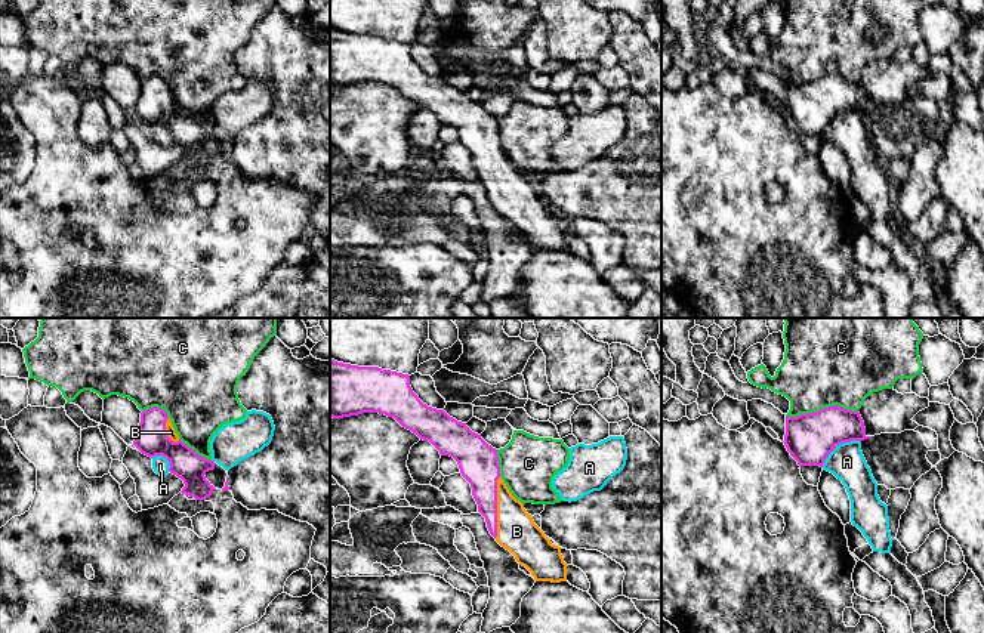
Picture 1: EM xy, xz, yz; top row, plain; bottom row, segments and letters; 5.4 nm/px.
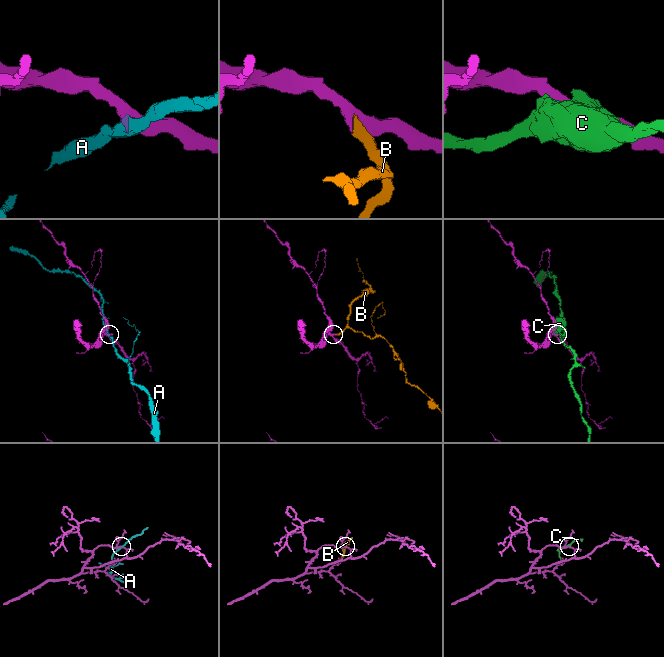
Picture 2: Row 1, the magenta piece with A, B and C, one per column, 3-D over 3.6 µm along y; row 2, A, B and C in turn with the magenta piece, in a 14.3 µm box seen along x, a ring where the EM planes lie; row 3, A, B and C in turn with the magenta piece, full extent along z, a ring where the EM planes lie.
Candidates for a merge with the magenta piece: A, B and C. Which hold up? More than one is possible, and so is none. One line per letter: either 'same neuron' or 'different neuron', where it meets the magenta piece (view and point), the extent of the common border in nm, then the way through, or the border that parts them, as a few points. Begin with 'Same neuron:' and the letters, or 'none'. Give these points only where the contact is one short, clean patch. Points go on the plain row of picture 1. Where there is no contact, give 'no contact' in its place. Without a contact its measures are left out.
Same neuron: B
A: different neuron | yz (838, 113) | 260 nm
B: same neuron | xz (496, 175) | 340 nm
C: different neuron | yz (823, 77) | 400 nm

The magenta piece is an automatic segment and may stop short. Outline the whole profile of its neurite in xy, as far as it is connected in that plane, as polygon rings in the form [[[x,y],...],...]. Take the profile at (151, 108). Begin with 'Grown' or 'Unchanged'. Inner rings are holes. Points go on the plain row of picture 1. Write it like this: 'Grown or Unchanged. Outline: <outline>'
Grown. Outline: [[[152,75],[141,81],[133,114],[151,127],[166,126],[170,132],[169,141],[185,152],[182,163],[206,169],[216,158],[204,145],[215,138],[215,130],[198,124],[179,108],[164,78]]]

